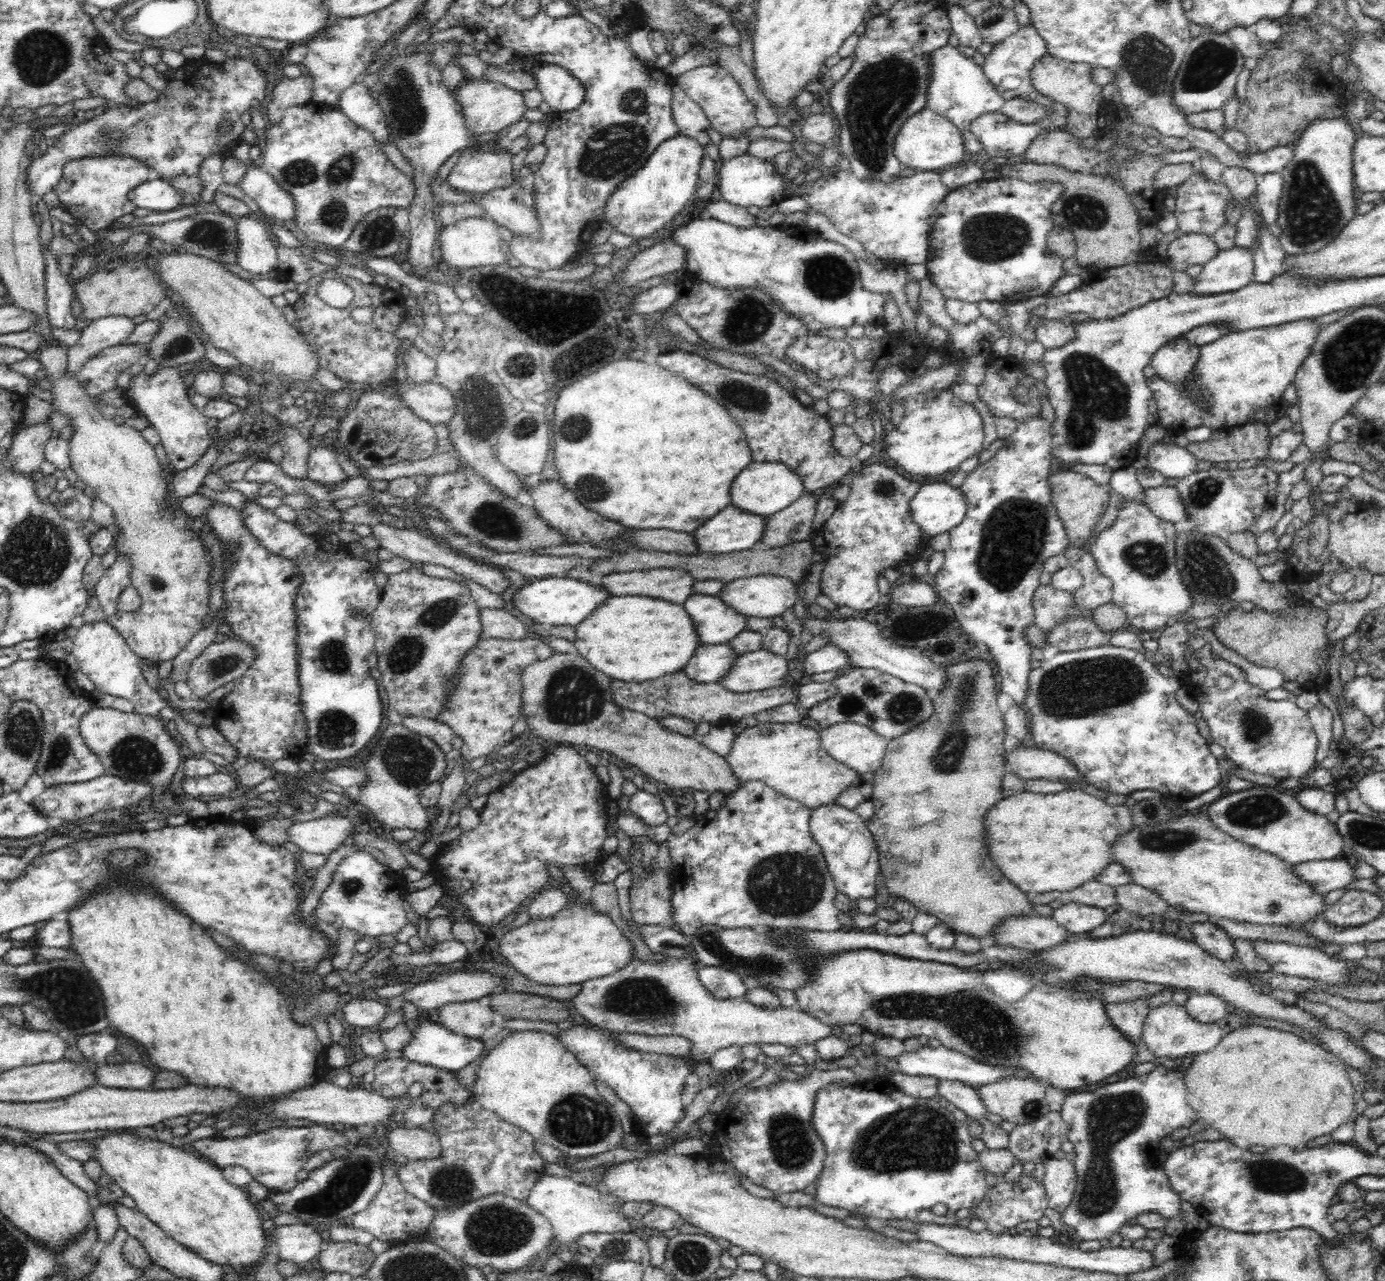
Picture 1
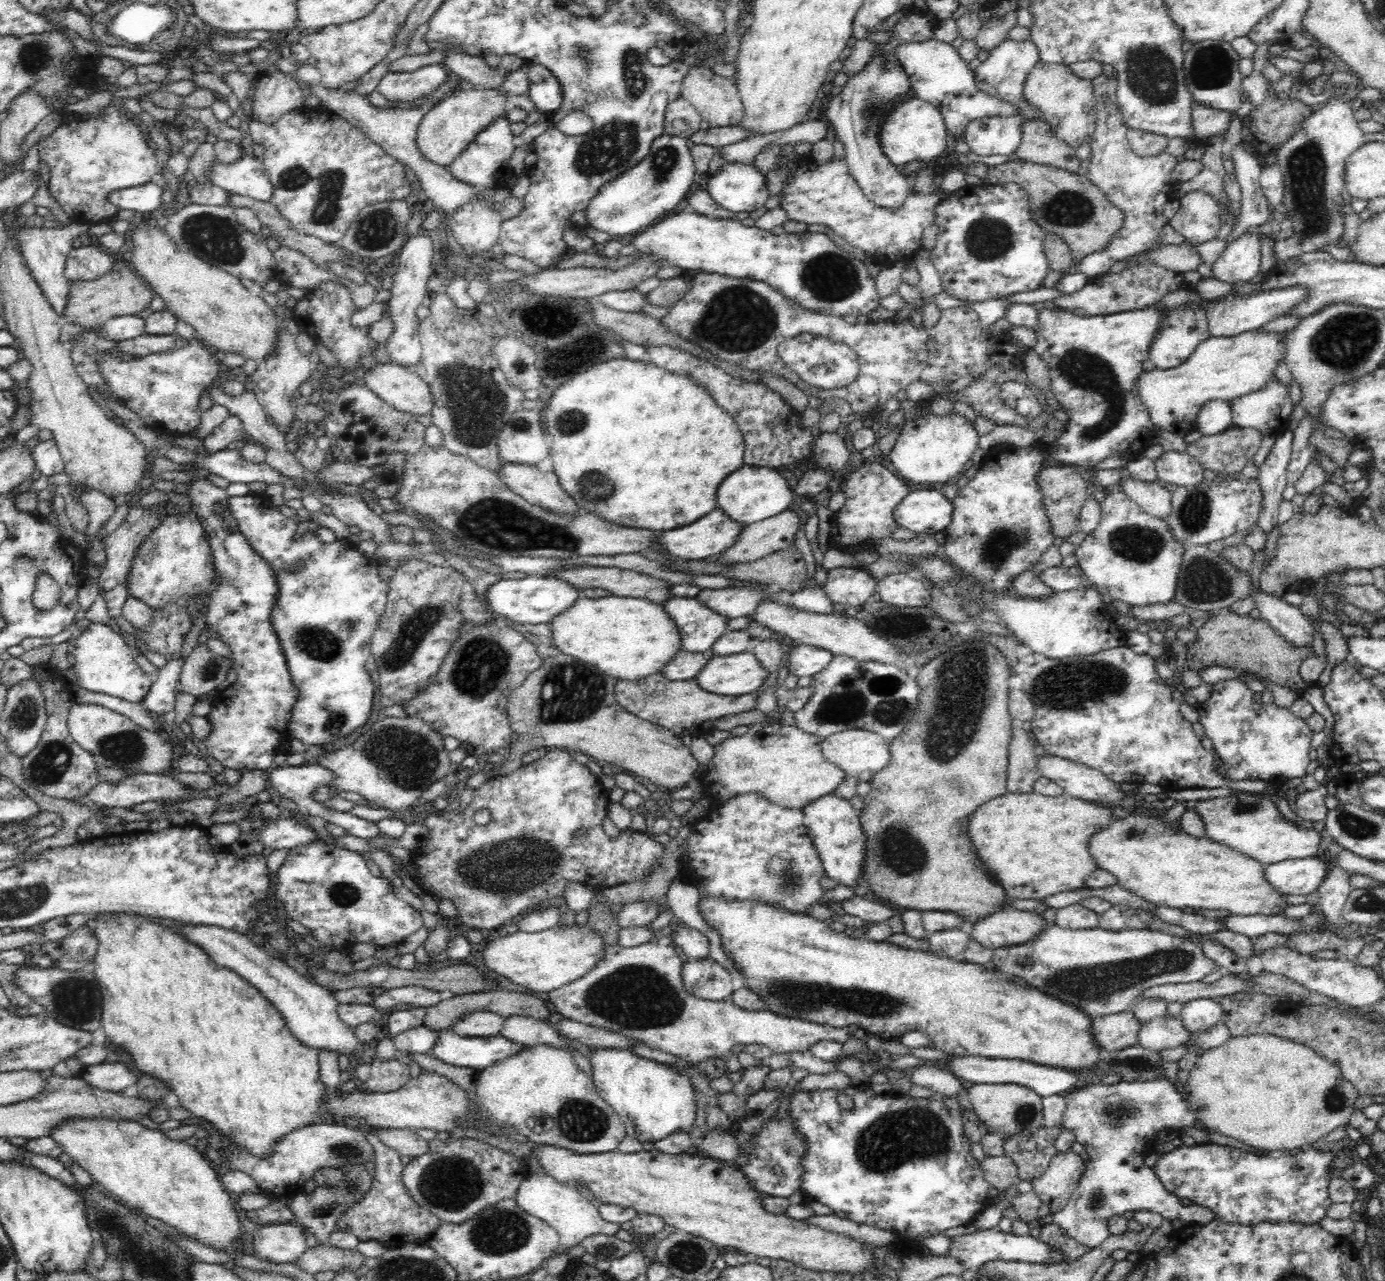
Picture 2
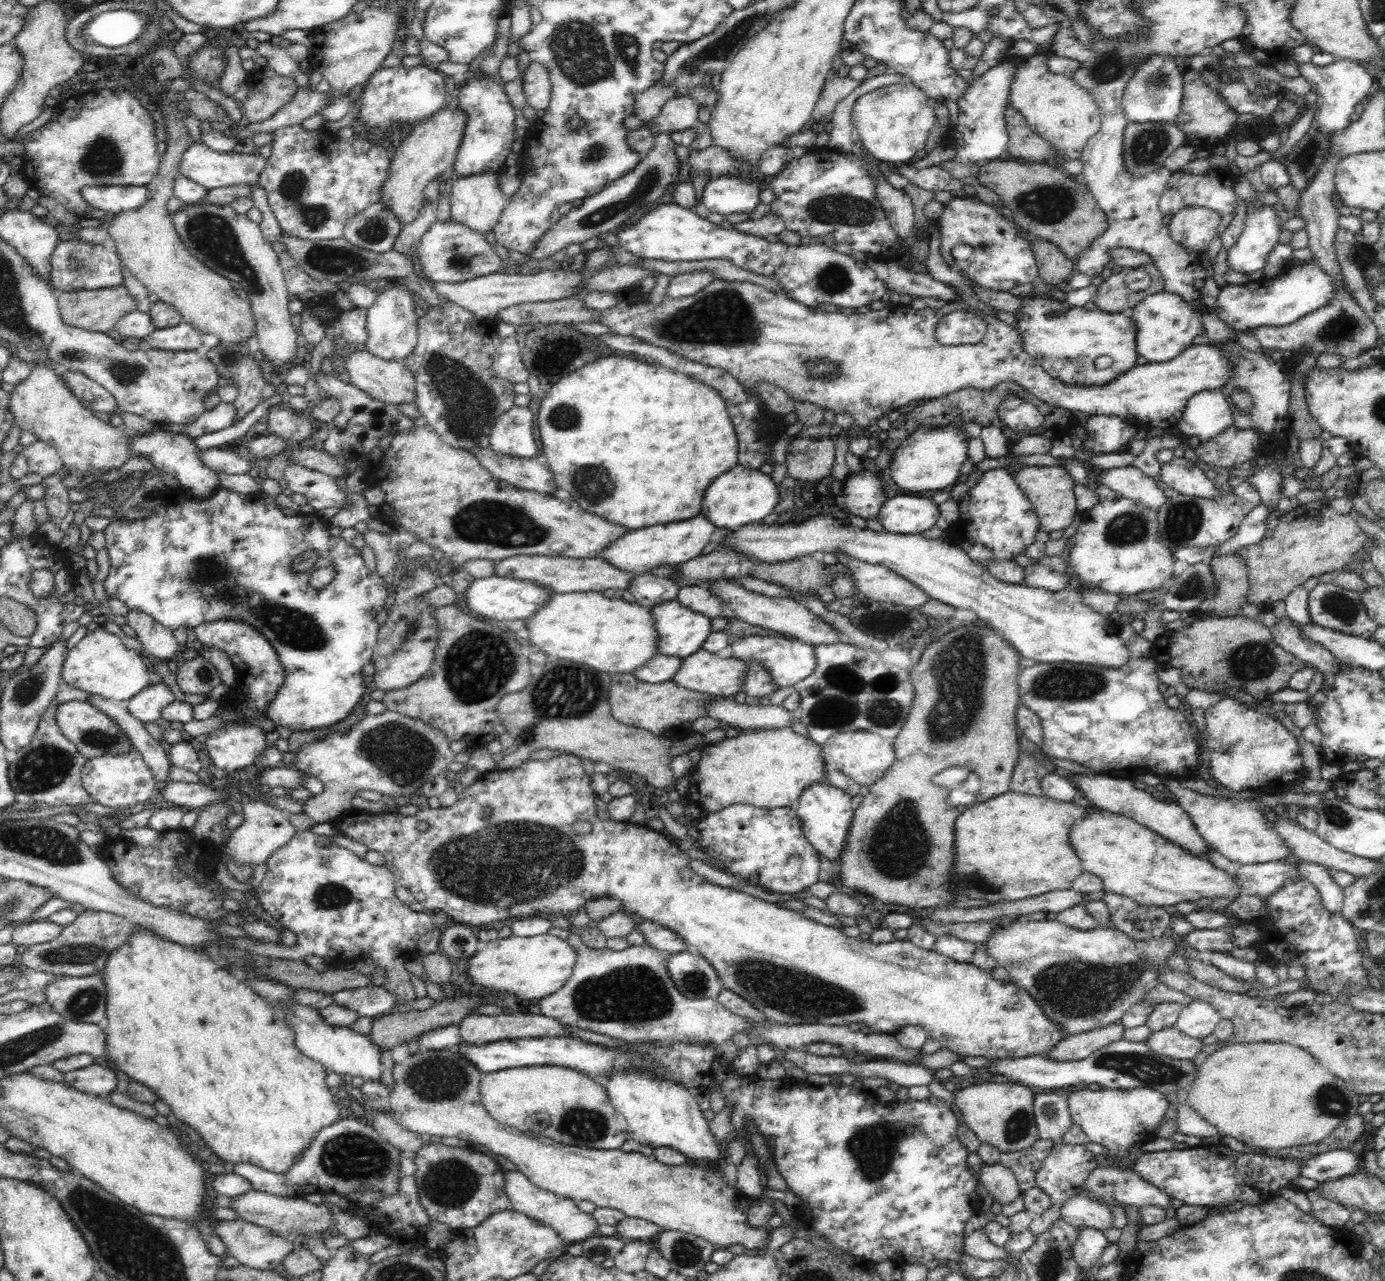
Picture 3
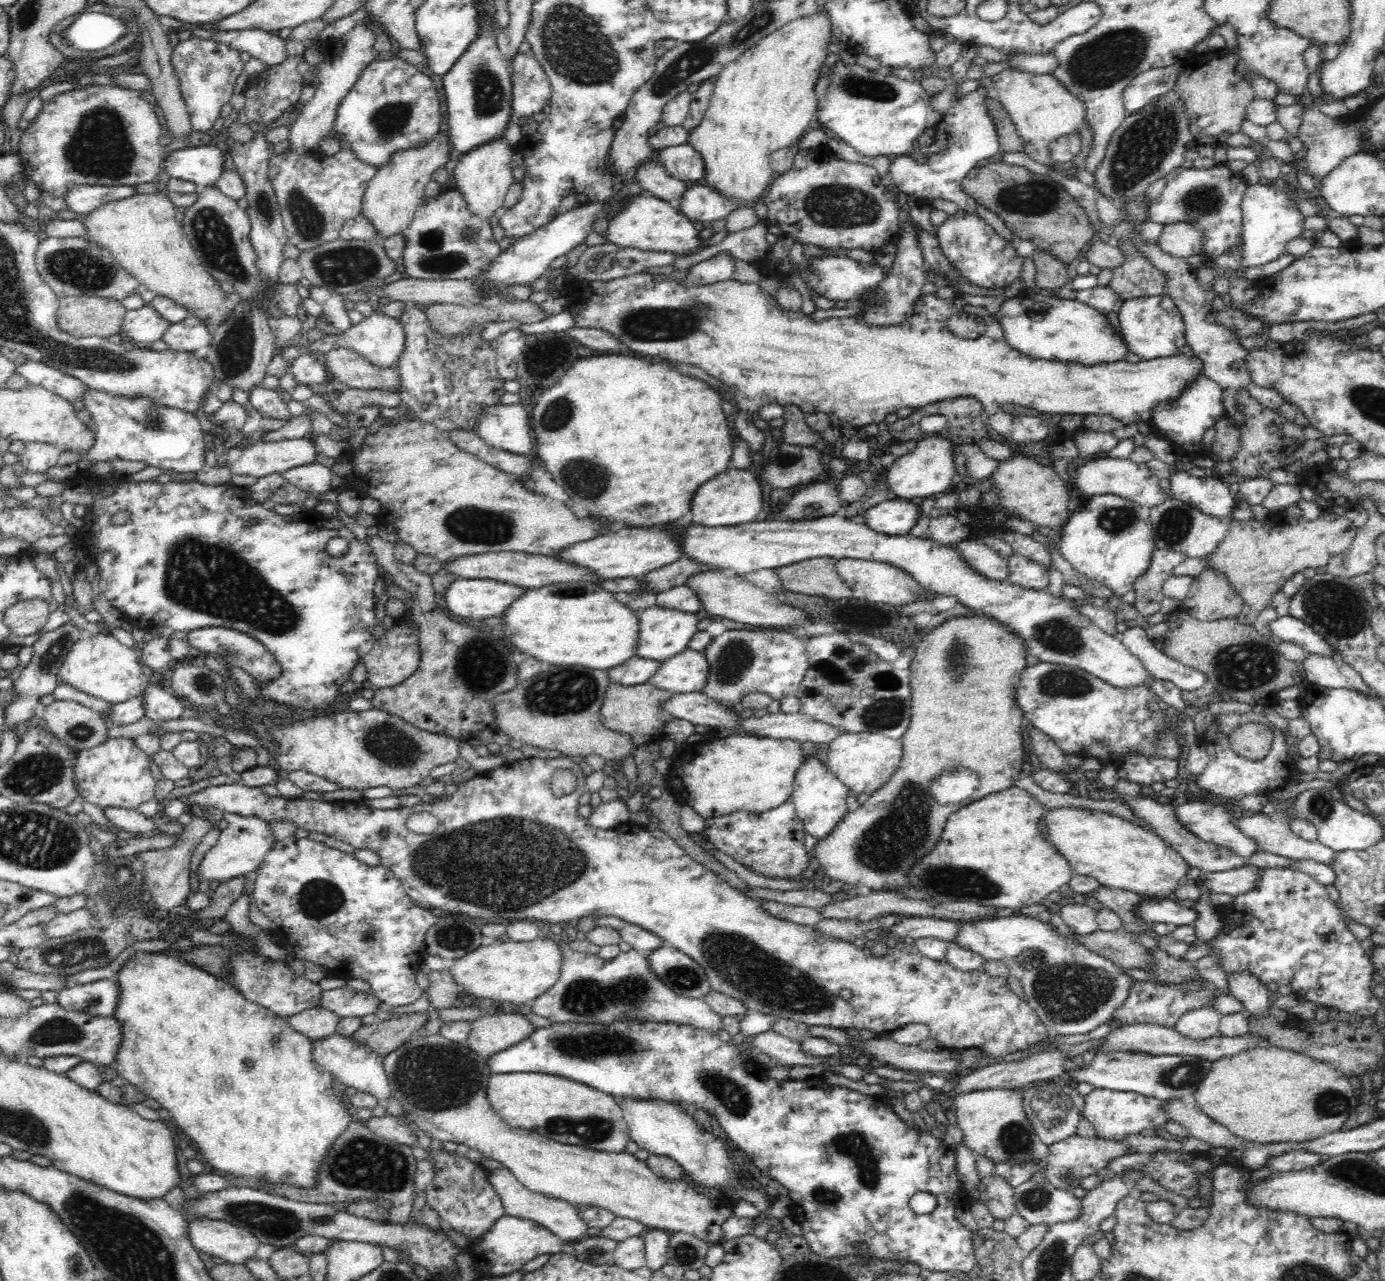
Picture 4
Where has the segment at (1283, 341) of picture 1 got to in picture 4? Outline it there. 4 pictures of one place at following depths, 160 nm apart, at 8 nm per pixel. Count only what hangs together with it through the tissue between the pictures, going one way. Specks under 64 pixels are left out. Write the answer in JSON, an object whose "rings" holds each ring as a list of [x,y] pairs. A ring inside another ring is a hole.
{"rings":[[[644,271],[607,281],[593,280],[581,282],[579,284],[574,283],[572,285],[569,281],[563,281],[558,290],[563,292],[566,296],[570,296],[570,299],[572,299],[570,304],[578,303],[584,305],[586,303],[586,308],[584,308],[580,314],[573,315],[576,327],[606,331],[614,338],[617,338],[619,342],[624,344],[624,346],[628,346],[630,350],[636,350],[636,352],[640,352],[640,354],[650,354],[650,356],[648,356],[650,359],[674,360],[674,362],[692,364],[692,366],[702,368],[702,370],[705,370],[710,376],[714,376],[714,378],[717,378],[720,382],[725,383],[725,386],[729,388],[739,410],[755,414],[757,410],[760,410],[760,408],[765,404],[779,404],[780,406],[792,404],[799,406],[804,413],[825,412],[826,414],[829,414],[832,423],[838,423],[839,425],[844,423],[851,424],[858,429],[868,424],[872,424],[873,422],[879,423],[884,421],[884,418],[886,418],[888,414],[896,413],[899,408],[906,408],[907,406],[908,408],[918,409],[930,403],[968,396],[972,396],[978,400],[978,402],[984,407],[988,416],[996,414],[998,410],[1001,410],[1004,404],[1018,404],[1018,406],[1036,408],[1036,410],[1044,413],[1045,417],[1051,413],[1097,414],[1110,415],[1118,420],[1118,422],[1124,424],[1139,421],[1149,423],[1151,420],[1152,409],[1156,404],[1158,404],[1158,406],[1160,406],[1160,404],[1164,404],[1164,406],[1166,406],[1166,404],[1176,404],[1175,400],[1180,396],[1180,394],[1182,394],[1182,389],[1186,388],[1188,383],[1193,383],[1198,375],[1204,375],[1202,361],[1197,356],[1192,355],[1190,357],[1182,355],[1182,353],[1174,356],[1167,356],[1166,358],[1141,360],[1137,363],[1114,361],[1111,363],[1103,362],[1090,367],[1076,363],[1068,364],[1062,361],[1037,359],[1018,350],[1014,350],[1014,348],[1009,344],[1006,344],[1006,339],[1003,338],[1002,325],[996,321],[995,316],[987,314],[986,308],[982,308],[982,306],[970,306],[970,304],[967,304],[963,300],[962,296],[956,296],[951,300],[944,300],[944,298],[937,298],[935,294],[923,294],[919,302],[916,303],[914,315],[910,316],[908,321],[902,322],[902,324],[892,324],[892,326],[870,326],[866,322],[857,322],[857,320],[852,316],[833,317],[814,321],[810,316],[805,315],[802,310],[799,312],[790,312],[780,309],[777,301],[773,297],[770,297],[768,292],[763,289],[761,292],[757,292],[757,287],[757,284],[746,284],[744,282],[738,282],[733,278],[722,282],[716,282],[714,284],[696,286],[684,285],[684,283],[671,280],[668,277],[664,278],[664,280],[656,280],[654,279],[654,275]],[[957,313],[960,315],[977,315],[978,317],[982,317],[984,318],[986,326],[983,328],[983,331],[975,337],[965,337],[964,335],[956,336],[952,331],[950,331],[950,329],[948,329],[948,327],[946,327],[946,322]]]}

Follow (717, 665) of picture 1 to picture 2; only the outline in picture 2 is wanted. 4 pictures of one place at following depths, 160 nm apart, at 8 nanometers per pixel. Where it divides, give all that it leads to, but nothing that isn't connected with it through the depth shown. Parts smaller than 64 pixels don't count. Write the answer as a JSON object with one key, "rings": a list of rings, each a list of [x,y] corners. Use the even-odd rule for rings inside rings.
{"rings":[[[680,650],[678,654],[674,654],[670,663],[666,663],[666,668],[662,668],[660,673],[668,680],[694,680],[698,672],[704,668],[704,664],[710,662],[712,656],[714,656],[712,650],[704,653]]]}

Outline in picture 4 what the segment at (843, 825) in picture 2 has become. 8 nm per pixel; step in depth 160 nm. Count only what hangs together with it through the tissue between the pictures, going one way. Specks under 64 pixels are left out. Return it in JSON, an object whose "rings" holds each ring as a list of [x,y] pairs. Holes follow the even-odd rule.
{"rings":[[[818,753],[808,755],[797,770],[790,800],[794,803],[798,818],[802,819],[805,831],[820,840],[834,830],[834,827],[848,812],[846,798],[849,789],[818,759]]]}

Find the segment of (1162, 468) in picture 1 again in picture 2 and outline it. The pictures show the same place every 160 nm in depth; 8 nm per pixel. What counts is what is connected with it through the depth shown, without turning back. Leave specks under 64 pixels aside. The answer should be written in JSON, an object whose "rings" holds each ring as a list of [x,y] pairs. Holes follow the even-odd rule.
{"rings":[[[1165,452],[1154,460],[1157,481],[1176,486],[1198,486],[1204,480],[1204,467],[1187,452]]]}

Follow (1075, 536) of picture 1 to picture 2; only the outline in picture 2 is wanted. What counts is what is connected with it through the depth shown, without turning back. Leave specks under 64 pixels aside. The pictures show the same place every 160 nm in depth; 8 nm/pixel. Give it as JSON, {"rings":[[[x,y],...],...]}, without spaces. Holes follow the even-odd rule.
{"rings":[[[1064,464],[1044,466],[1037,474],[1037,485],[1042,493],[1043,506],[1055,538],[1064,538],[1079,531],[1081,508],[1089,496],[1085,475],[1086,472],[1084,470]]]}

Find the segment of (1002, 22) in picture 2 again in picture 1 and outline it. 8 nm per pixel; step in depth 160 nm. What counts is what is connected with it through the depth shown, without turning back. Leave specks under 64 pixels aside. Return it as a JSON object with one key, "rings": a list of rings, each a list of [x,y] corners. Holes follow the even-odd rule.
{"rings":[[[991,5],[980,16],[974,17],[983,42],[995,45],[1002,42],[1007,36],[1012,36],[1019,28],[1018,19],[1013,8],[1003,5]]]}

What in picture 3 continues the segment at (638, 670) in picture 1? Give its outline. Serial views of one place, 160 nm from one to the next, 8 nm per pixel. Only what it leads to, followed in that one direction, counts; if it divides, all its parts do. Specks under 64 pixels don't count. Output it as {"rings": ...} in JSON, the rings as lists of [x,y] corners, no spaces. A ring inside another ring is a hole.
{"rings":[[[567,592],[552,595],[546,604],[526,619],[530,634],[527,644],[538,646],[540,652],[549,658],[584,662],[591,668],[604,673],[630,674],[652,660],[658,653],[658,638],[654,628],[653,616],[649,607],[624,599],[613,599],[601,592]]]}

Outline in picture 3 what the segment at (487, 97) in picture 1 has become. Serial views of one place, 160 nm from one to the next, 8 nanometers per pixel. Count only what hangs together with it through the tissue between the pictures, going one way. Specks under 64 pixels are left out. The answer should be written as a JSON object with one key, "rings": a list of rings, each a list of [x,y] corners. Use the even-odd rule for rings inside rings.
{"rings":[[[454,98],[450,105],[442,108],[438,114],[418,122],[412,127],[410,135],[397,147],[395,154],[391,156],[390,174],[382,184],[379,202],[386,209],[390,209],[398,223],[402,223],[403,226],[411,224],[418,217],[425,198],[426,186],[455,163],[467,119],[467,116],[458,110],[456,104],[457,99]]]}

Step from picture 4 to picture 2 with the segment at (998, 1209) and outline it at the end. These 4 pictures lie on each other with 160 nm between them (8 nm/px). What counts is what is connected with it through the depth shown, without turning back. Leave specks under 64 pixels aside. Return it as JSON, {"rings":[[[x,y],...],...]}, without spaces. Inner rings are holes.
{"rings":[[[1006,1156],[985,1157],[980,1161],[984,1180],[994,1191],[1007,1190],[1017,1184],[1017,1167],[1012,1159]]]}

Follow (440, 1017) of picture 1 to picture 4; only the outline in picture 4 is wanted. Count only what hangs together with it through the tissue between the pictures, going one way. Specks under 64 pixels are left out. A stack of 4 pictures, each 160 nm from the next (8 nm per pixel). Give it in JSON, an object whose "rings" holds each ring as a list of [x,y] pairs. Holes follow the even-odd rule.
{"rings":[[[520,1013],[484,1014],[472,1021],[471,1027],[465,1042],[485,1059],[518,1044],[538,1028]]]}

